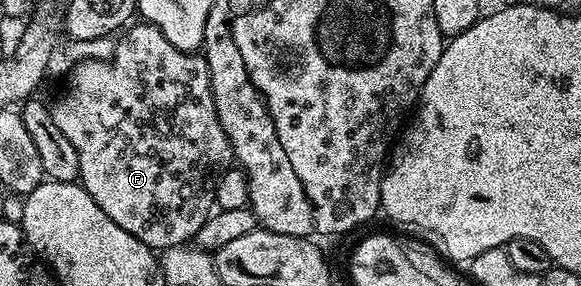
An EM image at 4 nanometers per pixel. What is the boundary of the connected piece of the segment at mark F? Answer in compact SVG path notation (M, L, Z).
M138 22L130 26L118 38L116 51L108 61L85 60L75 65L70 72L71 79L65 94L51 105L52 115L57 127L67 135L68 142L75 147L79 155L79 184L91 195L91 199L101 207L112 221L117 223L123 230L130 232L135 239L139 239L154 251L164 251L192 242L196 238L199 227L214 212L217 185L222 174L227 172L234 164L233 148L223 127L219 123L219 115L213 98L213 88L210 83L210 69L205 57L199 53L187 53L179 51L173 43L170 43L163 33L148 22Z

